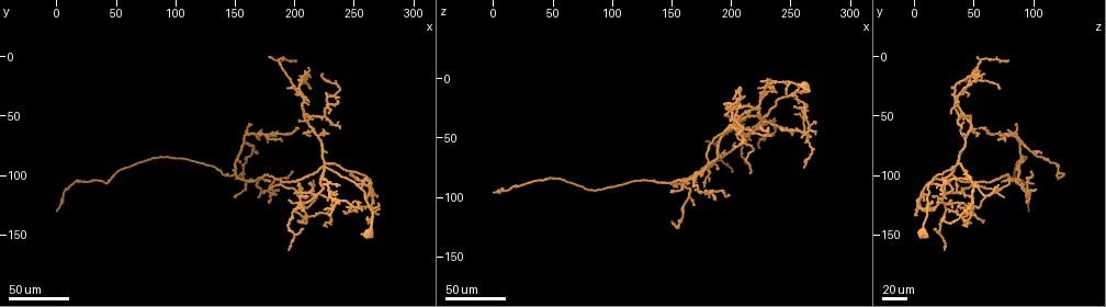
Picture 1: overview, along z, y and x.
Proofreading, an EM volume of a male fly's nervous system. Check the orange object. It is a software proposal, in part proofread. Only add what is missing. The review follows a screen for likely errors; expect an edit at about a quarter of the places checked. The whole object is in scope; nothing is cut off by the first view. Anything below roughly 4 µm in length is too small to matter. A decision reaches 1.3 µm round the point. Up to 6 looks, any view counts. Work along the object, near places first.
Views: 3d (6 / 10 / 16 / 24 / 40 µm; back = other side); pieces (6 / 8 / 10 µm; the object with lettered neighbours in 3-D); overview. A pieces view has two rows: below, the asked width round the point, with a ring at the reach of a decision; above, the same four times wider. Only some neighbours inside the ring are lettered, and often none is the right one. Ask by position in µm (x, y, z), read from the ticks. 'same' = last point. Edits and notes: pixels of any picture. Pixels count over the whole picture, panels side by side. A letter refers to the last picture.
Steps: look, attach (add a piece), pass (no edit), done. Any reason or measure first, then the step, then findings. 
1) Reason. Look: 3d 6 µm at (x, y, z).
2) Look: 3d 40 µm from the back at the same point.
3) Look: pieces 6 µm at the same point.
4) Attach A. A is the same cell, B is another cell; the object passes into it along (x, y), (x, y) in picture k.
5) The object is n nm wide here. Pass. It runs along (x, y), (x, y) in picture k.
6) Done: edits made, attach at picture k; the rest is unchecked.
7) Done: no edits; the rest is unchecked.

An open end. Look: 3d 24 µm at (174, 62, 80).

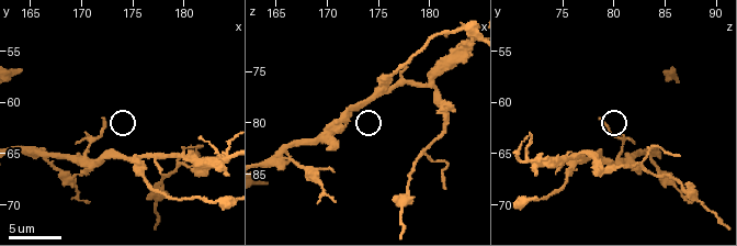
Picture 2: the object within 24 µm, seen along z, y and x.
What lies round it. Look: pieces 8 µm at (172.0, 61.6, 78.8).

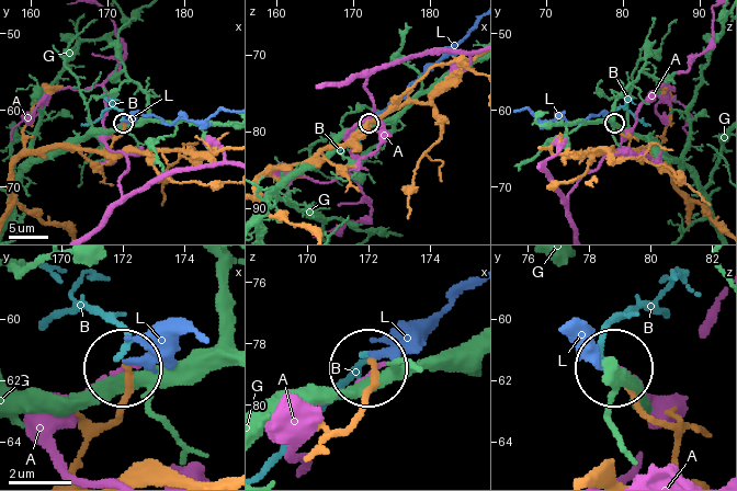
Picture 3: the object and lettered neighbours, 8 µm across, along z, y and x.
Pass. A, B, G and L are other cells; it runs along (95, 437), (122, 406), (122, 369) in picture 3; no lettered piece goes on from it.

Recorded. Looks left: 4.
Branch stops here. Look: 3d 6 µm at (164.0, 56.8, 85.8).

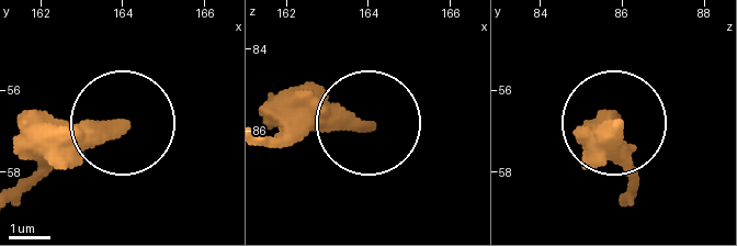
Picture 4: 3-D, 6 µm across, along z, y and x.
Look: pieces 8 µm at (164.05, 56.90, 85.85).

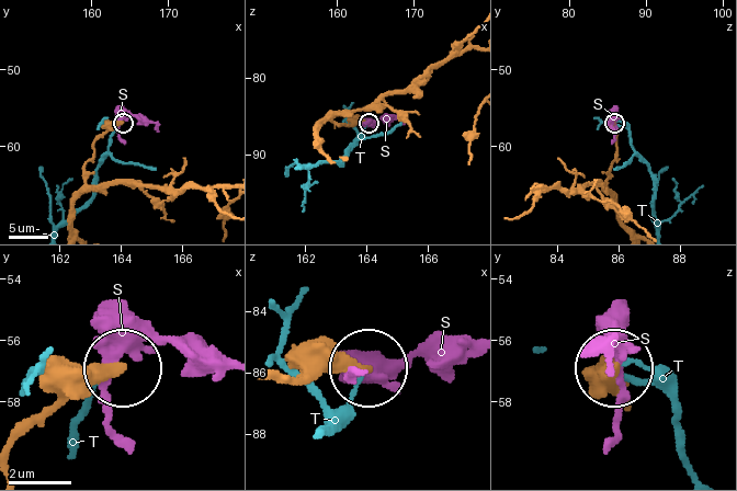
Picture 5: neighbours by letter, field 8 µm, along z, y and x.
Pass. S and T are other cells; it runs along (18, 441), (117, 373) in picture 5; no lettered piece goes on from it.

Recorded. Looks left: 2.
An open end. Look: 3d 24 µm at (228, 48, 32).

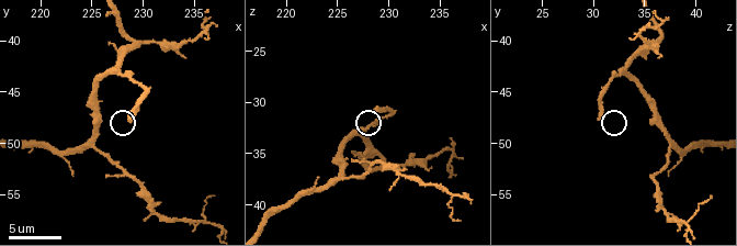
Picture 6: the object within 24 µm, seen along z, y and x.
Look: pieces 6 µm at (228.8, 48.0, 31.0).

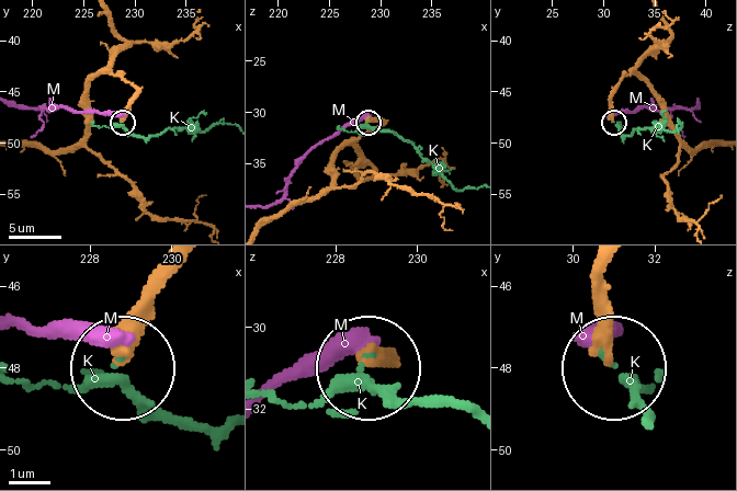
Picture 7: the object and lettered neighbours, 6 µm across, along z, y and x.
Attach K. K is the same cell, M is another cell; the object passes into it along (397, 362), (365, 365), (397, 397), (450, 403) in picture 7; the neuron continues.

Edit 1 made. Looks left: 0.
Done: edits made, attach at picture 7; the rest is unchecked.

